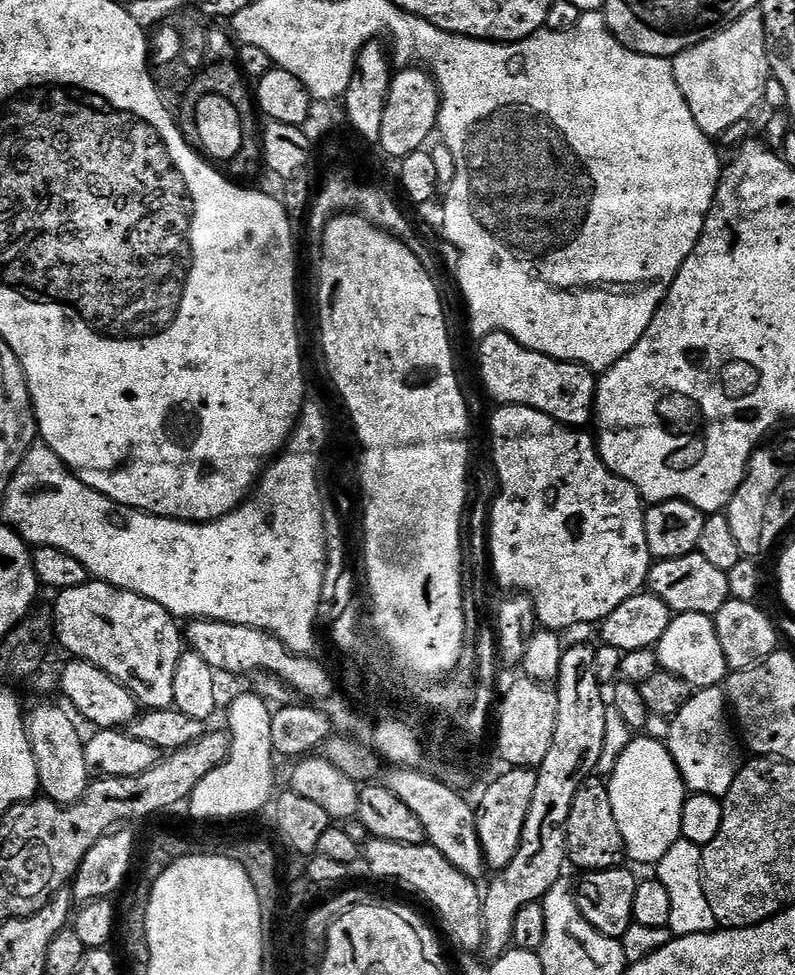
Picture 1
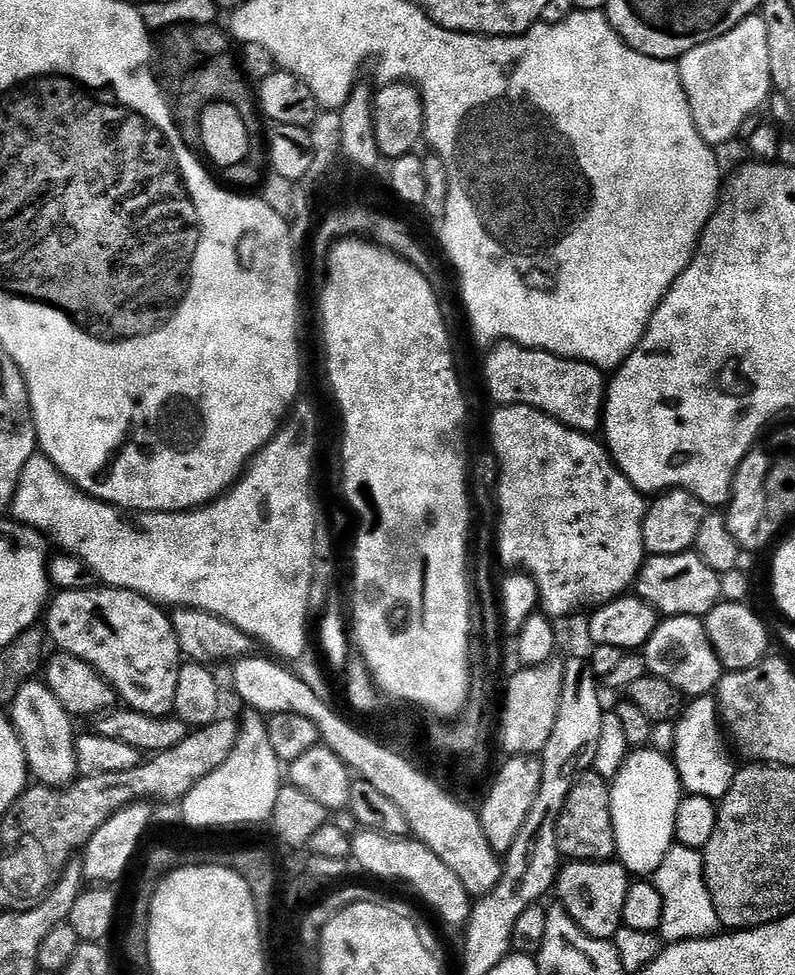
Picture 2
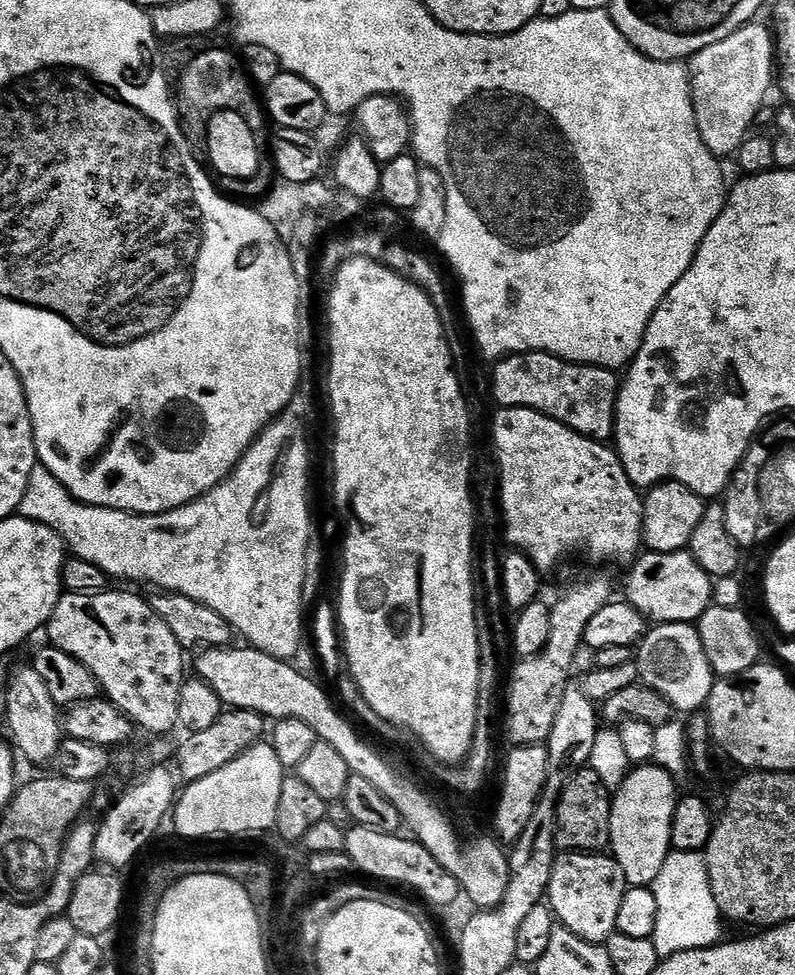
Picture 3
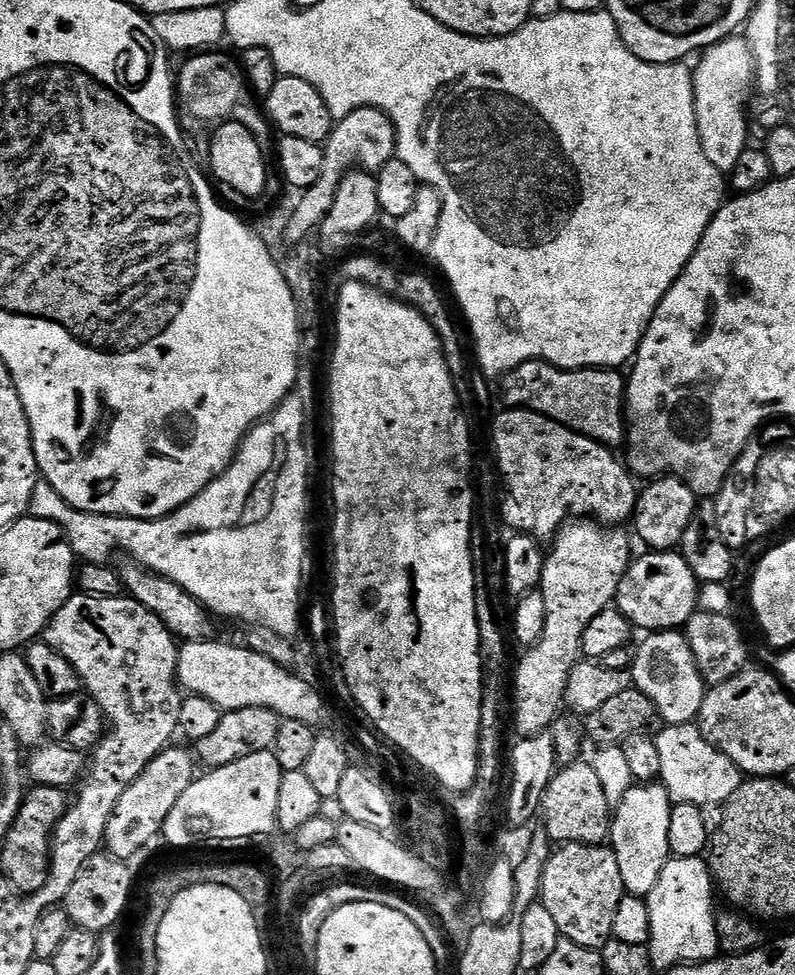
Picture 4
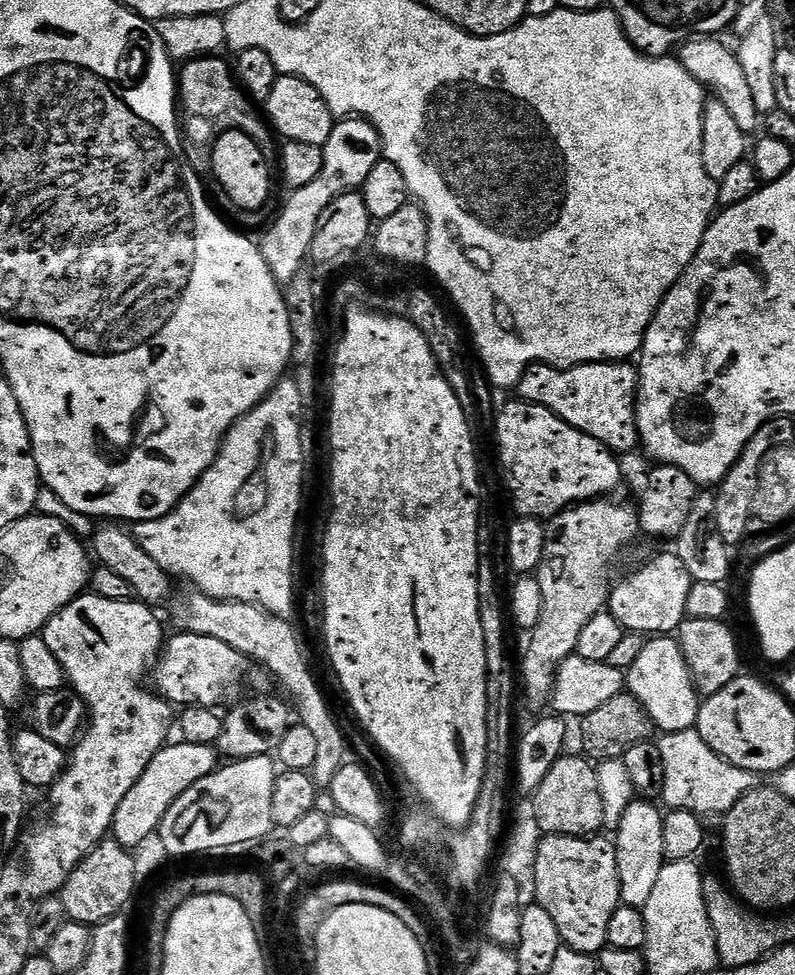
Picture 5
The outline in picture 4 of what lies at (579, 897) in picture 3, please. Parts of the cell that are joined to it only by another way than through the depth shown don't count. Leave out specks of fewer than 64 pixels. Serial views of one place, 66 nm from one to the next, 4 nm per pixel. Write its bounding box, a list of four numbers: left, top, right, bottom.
[538,844,624,950]

